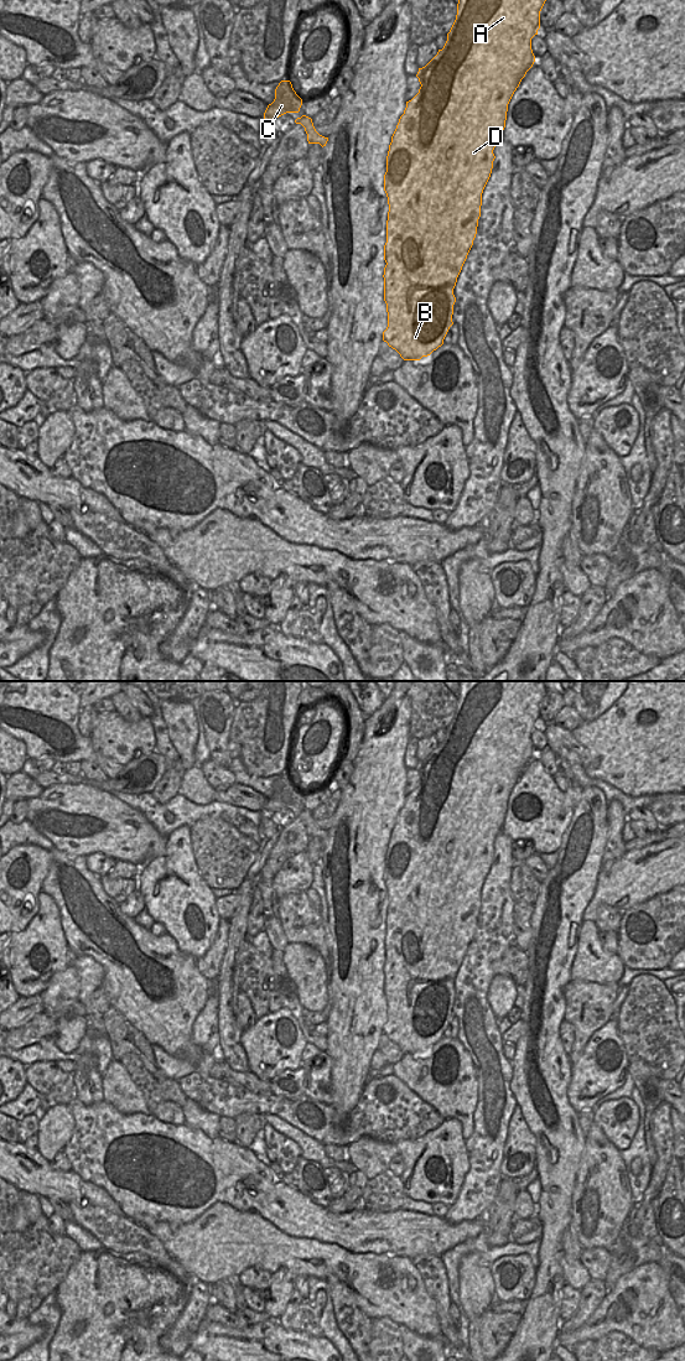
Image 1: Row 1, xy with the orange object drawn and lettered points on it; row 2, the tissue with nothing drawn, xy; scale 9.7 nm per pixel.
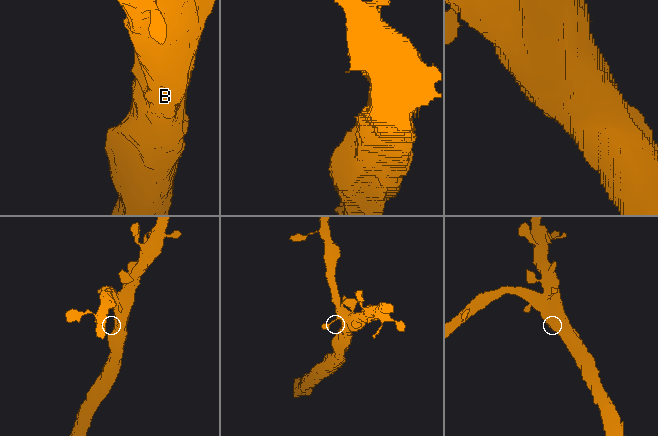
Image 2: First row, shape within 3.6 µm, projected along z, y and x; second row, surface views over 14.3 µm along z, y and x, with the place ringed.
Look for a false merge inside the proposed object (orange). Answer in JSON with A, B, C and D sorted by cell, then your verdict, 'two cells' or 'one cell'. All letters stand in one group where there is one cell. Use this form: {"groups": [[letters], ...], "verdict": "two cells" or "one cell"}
{"groups": [["A", "B", "C", "D"]], "verdict": "one cell"}

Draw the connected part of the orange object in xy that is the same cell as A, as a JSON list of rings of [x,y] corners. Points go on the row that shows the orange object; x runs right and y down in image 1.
[[[458,0],[456,20],[447,33],[447,41],[442,50],[422,68],[416,77],[421,84],[419,93],[409,102],[404,114],[400,116],[396,129],[391,136],[386,156],[386,172],[384,175],[384,191],[388,197],[389,212],[386,220],[386,243],[384,245],[384,301],[388,312],[388,327],[383,332],[383,341],[395,349],[404,360],[420,360],[430,355],[443,344],[443,339],[453,324],[453,305],[456,297],[453,289],[467,255],[477,234],[478,219],[481,217],[482,193],[491,177],[493,150],[502,139],[505,128],[508,104],[519,87],[526,72],[533,67],[535,56],[531,50],[531,38],[540,28],[540,11],[546,0]]]

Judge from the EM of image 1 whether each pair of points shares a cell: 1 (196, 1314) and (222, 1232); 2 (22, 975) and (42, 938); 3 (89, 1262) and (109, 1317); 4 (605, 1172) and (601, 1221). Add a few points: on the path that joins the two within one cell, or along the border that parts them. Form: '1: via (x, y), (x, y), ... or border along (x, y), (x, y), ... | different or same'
1: border along (187, 1273), (208, 1286) | different
2: via (24, 965), (24, 955), (32, 945) | same
3: via (94, 1276), (108, 1297), (108, 1303) | same
4: via (605, 1184), (605, 1209) | same

